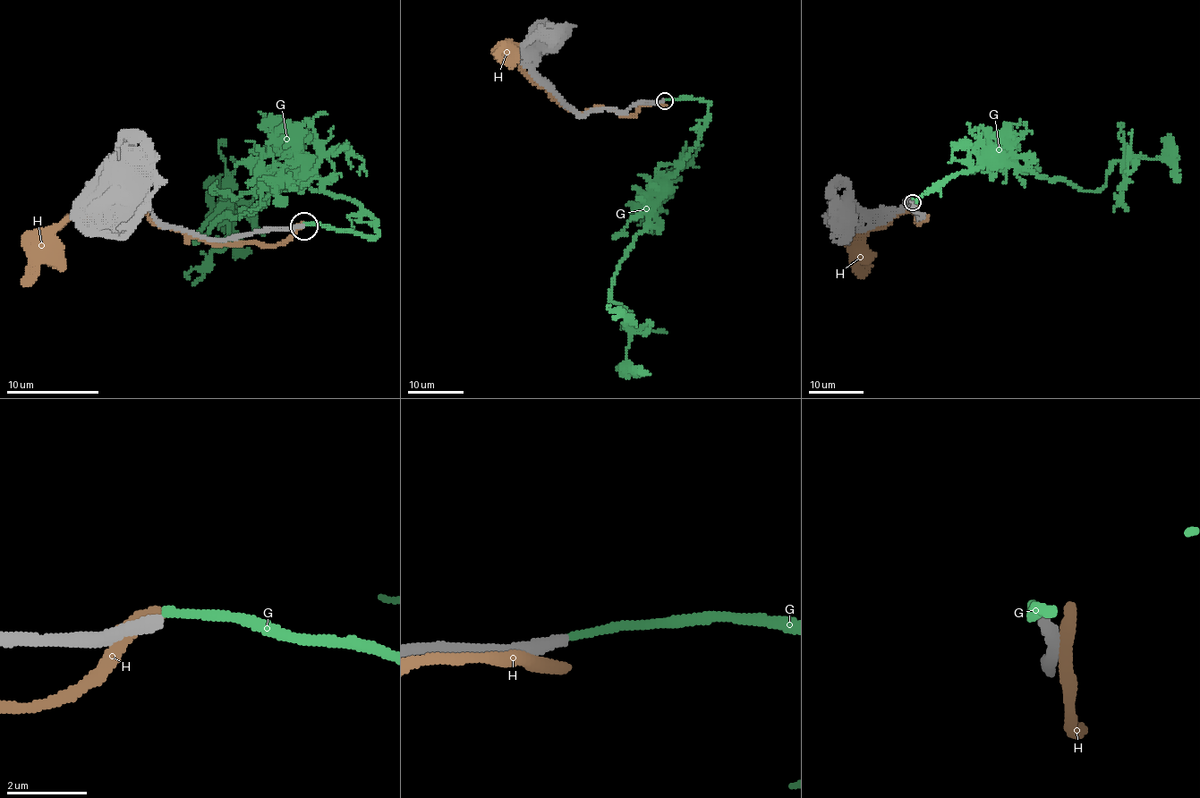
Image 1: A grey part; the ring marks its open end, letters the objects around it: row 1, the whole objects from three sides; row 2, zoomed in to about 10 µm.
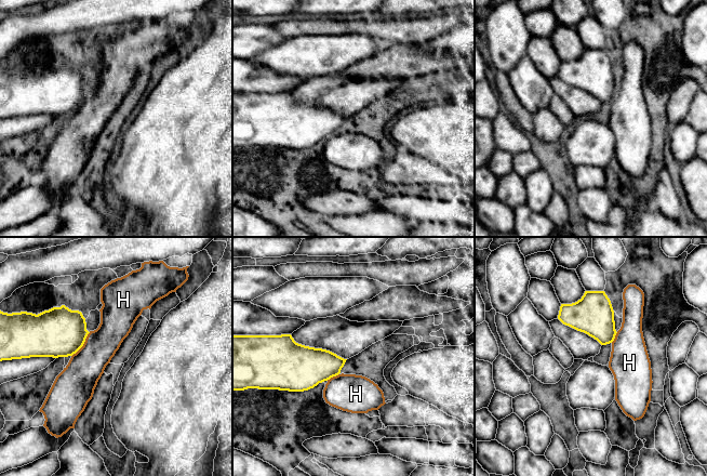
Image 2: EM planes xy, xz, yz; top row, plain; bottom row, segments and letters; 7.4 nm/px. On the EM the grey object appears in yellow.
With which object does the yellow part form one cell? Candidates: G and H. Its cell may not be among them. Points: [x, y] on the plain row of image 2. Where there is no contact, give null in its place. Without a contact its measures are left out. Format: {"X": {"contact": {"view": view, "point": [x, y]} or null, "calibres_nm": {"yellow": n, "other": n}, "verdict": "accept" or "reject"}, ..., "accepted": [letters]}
{"G": {"contact": null, "verdict": "reject"}, "H": {"contact": {"view": "xy", "point": [83, 101]}, "calibres_nm": {"yellow": 360, "other": 260}, "verdict": "reject"}, "accepted": []}

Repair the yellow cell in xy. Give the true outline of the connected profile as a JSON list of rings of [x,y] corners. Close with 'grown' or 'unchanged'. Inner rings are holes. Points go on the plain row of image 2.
[[[65,63],[38,72],[0,68],[0,119],[72,114],[89,91],[82,70]]] | unchanged

